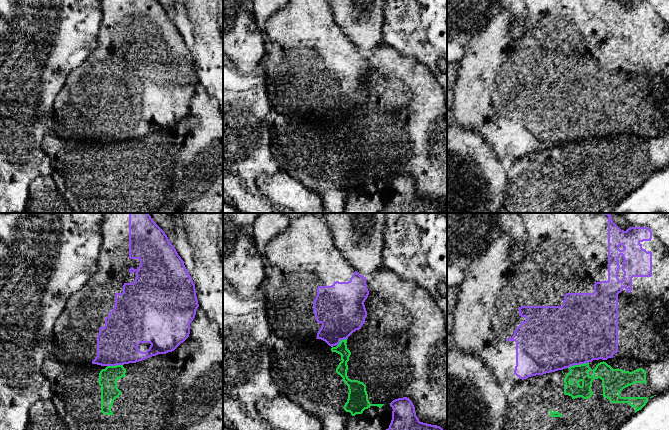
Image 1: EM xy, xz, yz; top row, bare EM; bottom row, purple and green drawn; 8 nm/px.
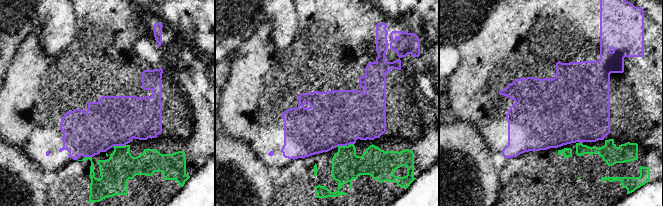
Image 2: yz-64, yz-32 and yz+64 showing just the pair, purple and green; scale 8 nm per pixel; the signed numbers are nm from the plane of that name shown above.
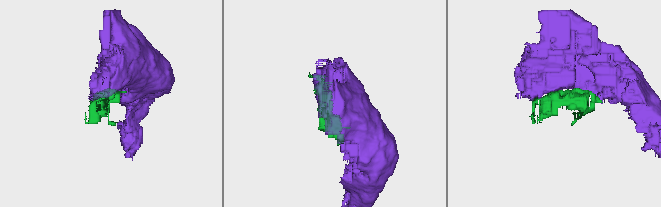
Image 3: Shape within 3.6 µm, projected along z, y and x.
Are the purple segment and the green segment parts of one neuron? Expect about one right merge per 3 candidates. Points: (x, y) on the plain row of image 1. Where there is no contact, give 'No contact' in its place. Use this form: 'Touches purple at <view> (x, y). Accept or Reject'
Touches purple at yz (578, 140). Reject

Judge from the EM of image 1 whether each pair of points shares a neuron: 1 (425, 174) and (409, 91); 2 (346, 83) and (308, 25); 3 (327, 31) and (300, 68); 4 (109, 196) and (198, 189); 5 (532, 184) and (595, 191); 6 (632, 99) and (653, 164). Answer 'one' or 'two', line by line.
1: one
2: one
3: one
4: one
5: one
6: two

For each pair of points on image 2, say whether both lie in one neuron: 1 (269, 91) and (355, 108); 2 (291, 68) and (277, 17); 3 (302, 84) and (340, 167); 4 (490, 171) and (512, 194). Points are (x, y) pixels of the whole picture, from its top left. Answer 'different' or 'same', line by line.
1: same
2: different
3: different
4: different

